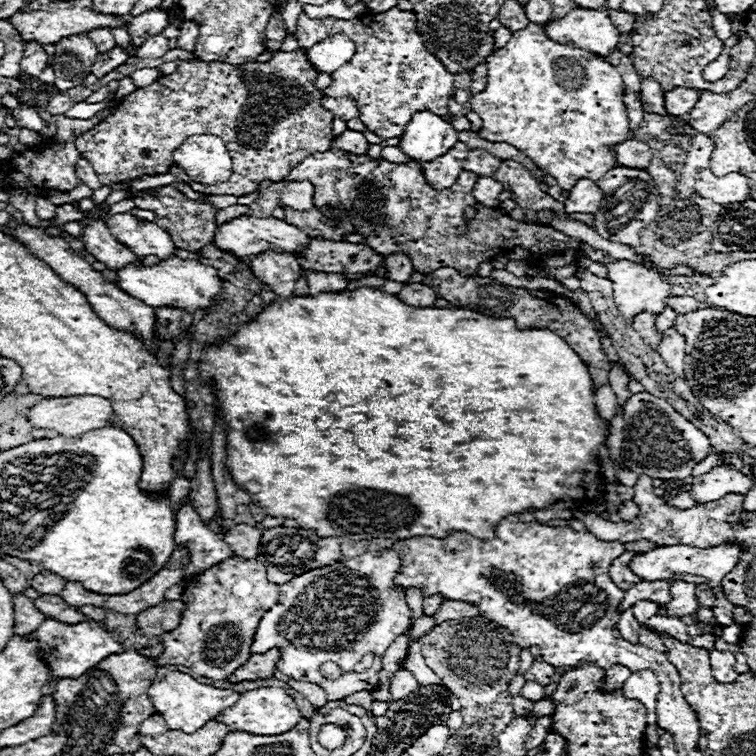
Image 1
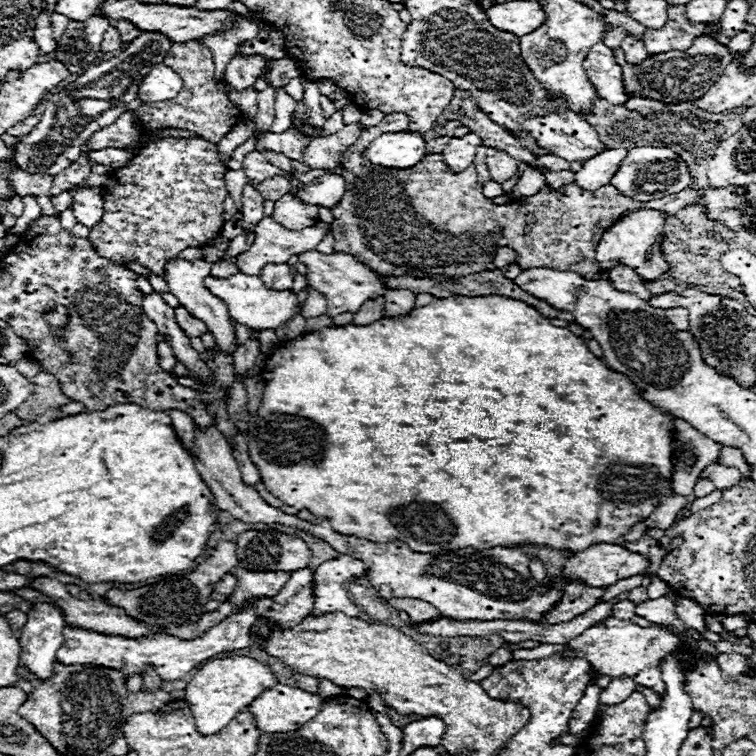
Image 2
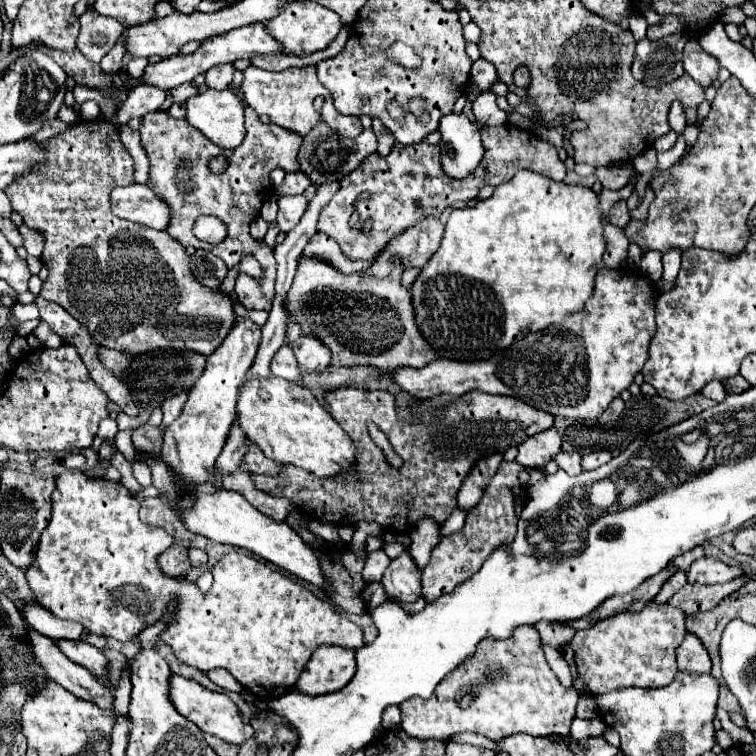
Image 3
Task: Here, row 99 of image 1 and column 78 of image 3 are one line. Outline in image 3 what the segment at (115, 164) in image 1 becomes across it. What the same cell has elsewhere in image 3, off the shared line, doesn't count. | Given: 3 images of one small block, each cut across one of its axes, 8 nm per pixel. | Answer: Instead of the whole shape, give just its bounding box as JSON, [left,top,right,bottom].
[4,120,234,356]

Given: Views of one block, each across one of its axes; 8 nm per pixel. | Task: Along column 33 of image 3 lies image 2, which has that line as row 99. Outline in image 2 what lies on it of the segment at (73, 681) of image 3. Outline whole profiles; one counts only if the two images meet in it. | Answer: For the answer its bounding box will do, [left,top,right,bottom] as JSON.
[624,98,664,116]

